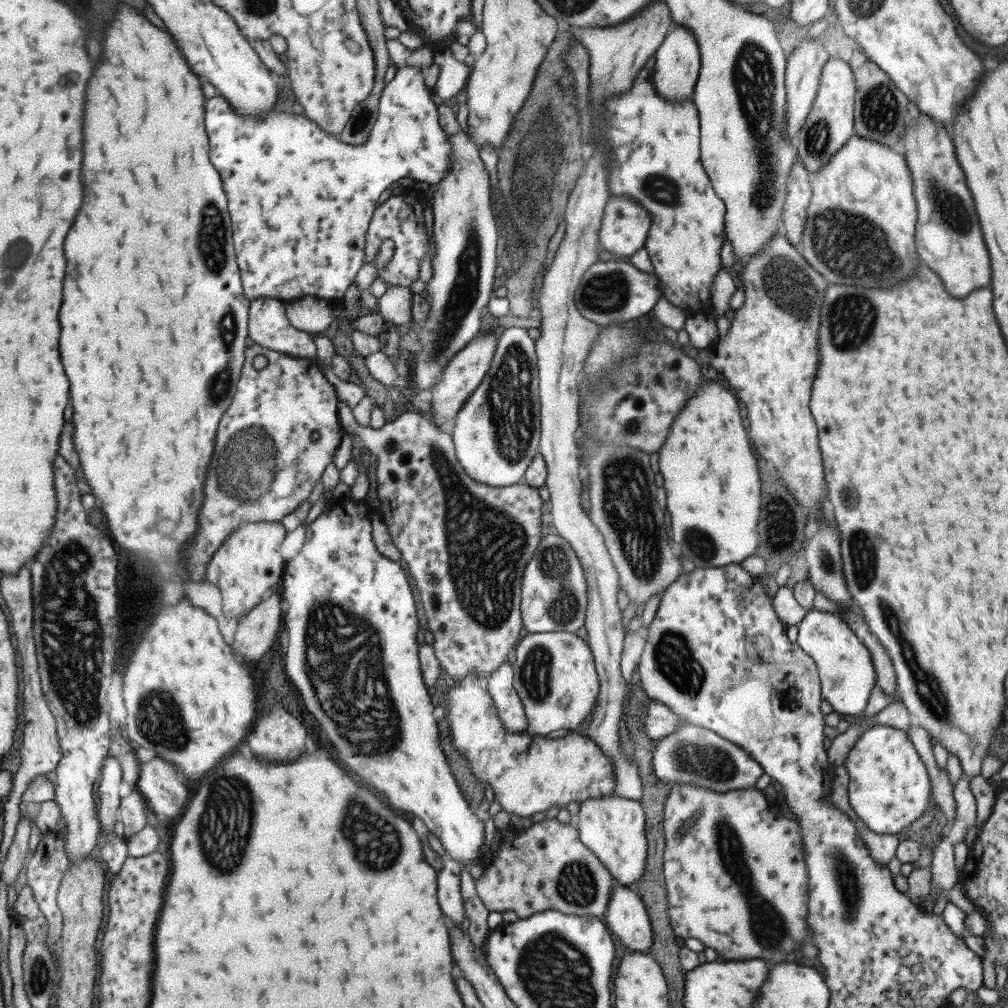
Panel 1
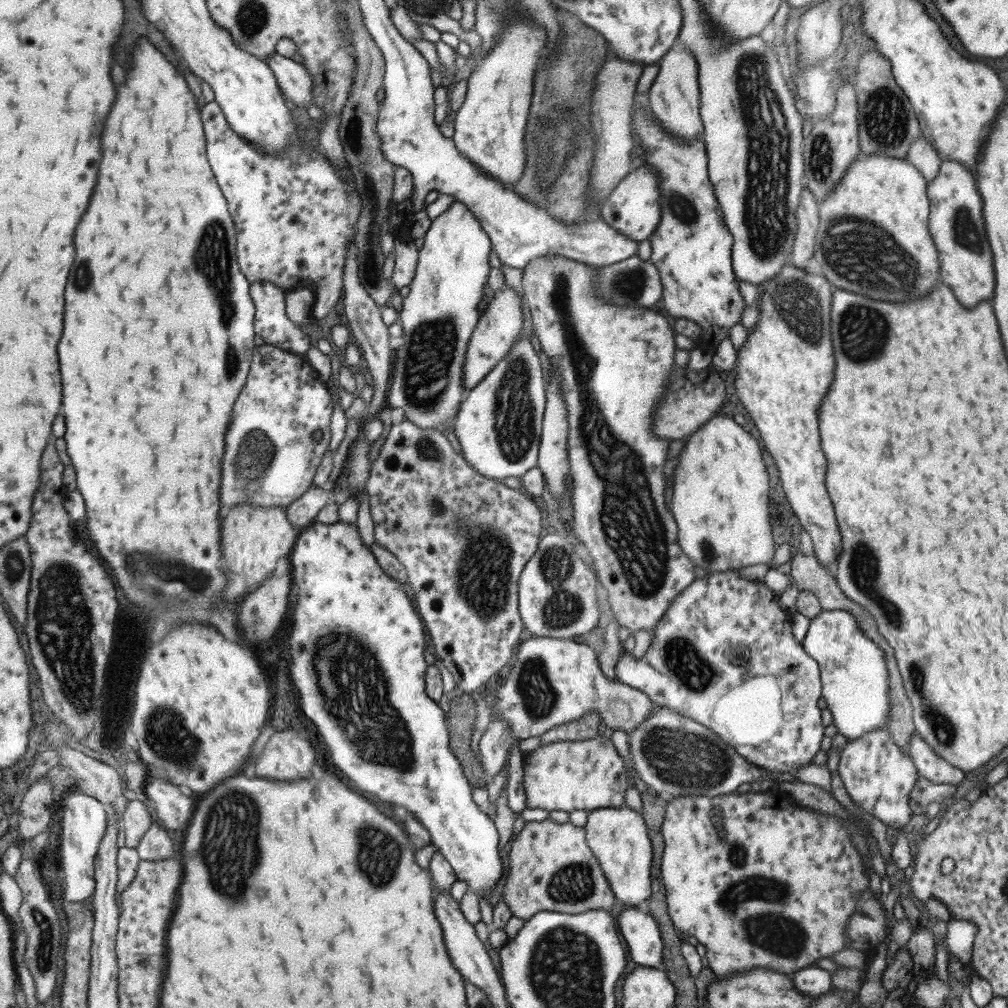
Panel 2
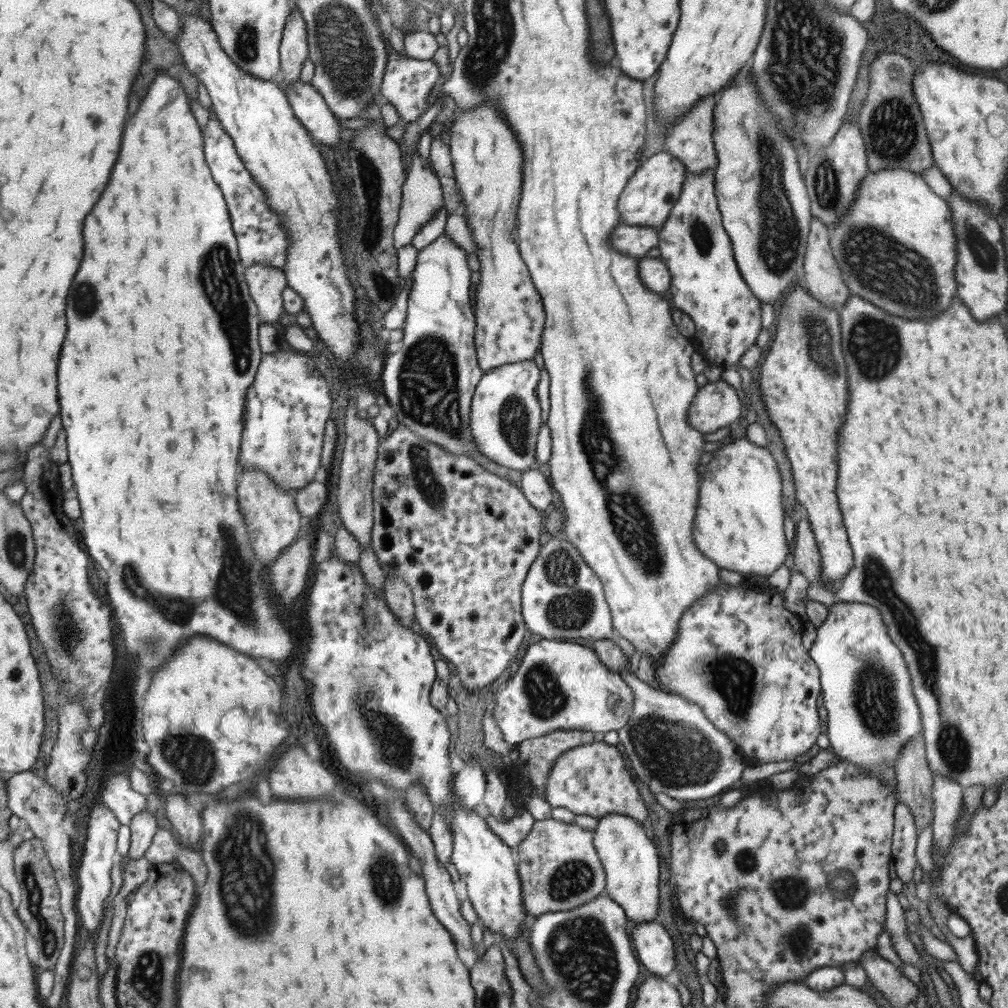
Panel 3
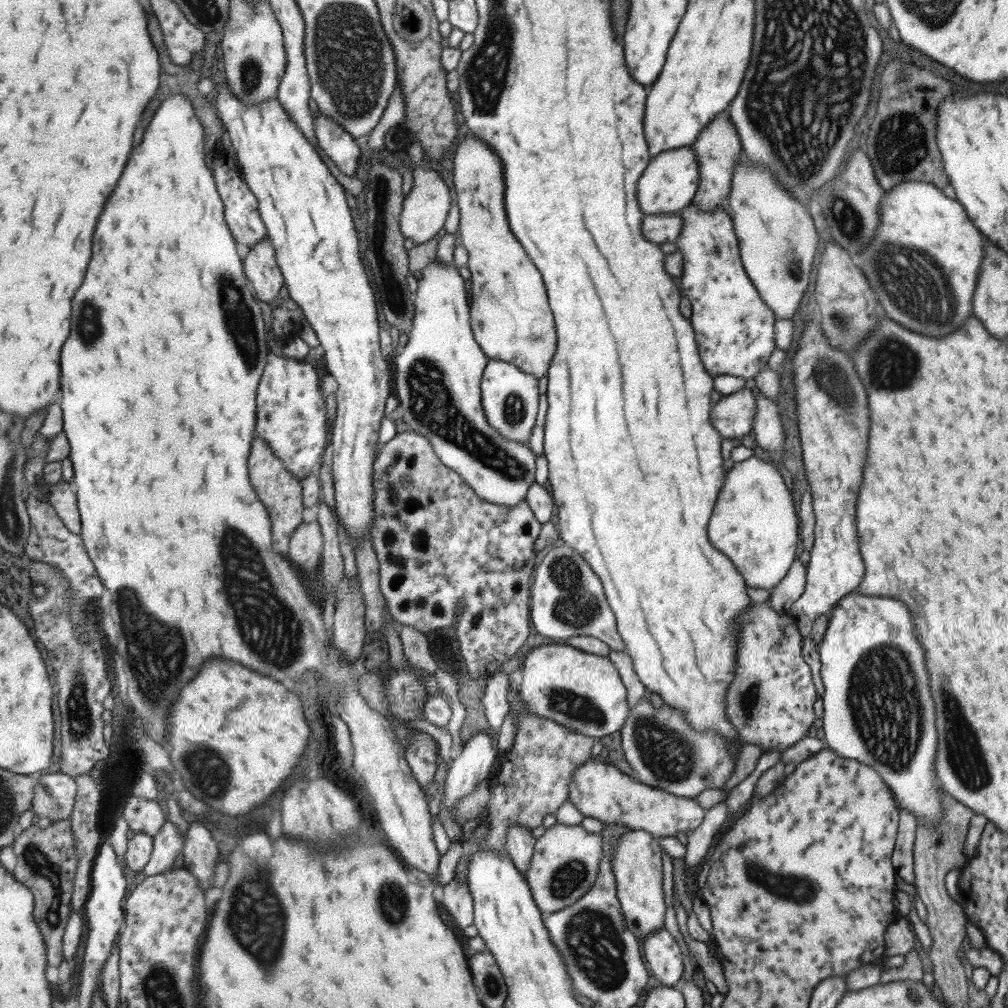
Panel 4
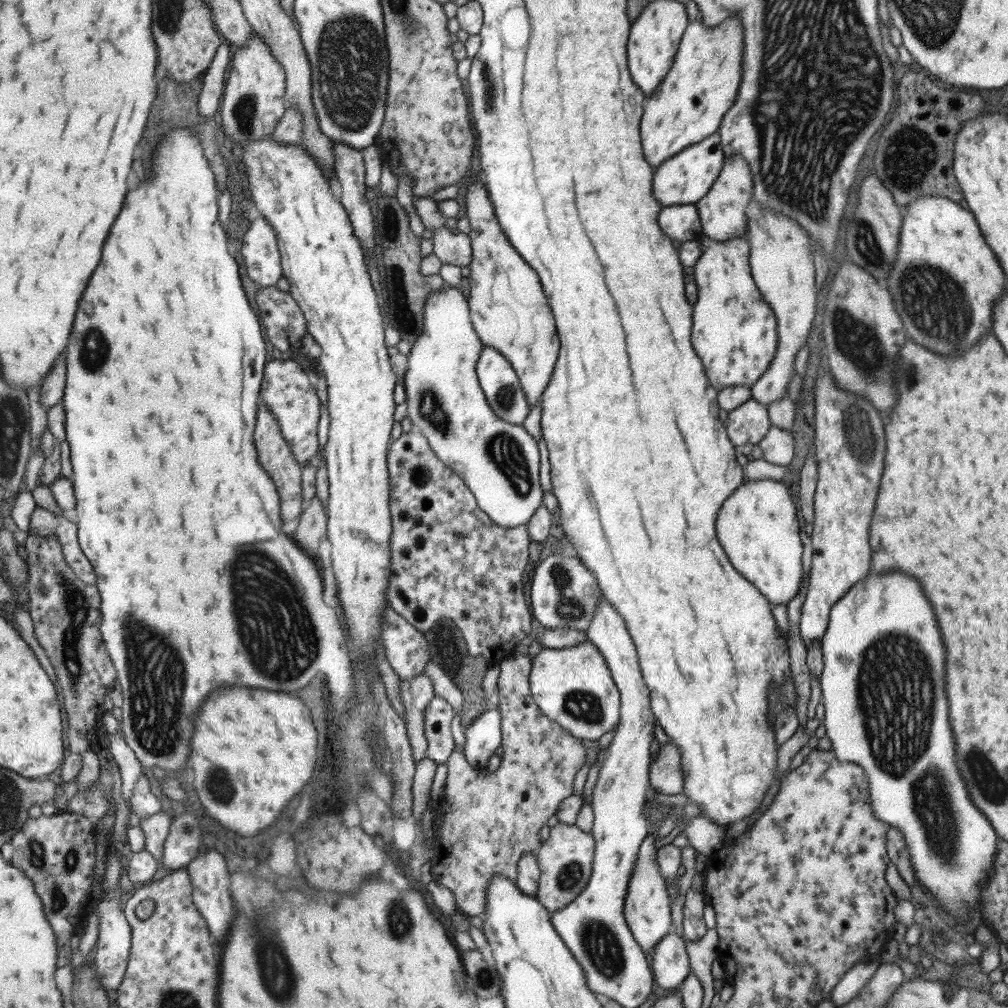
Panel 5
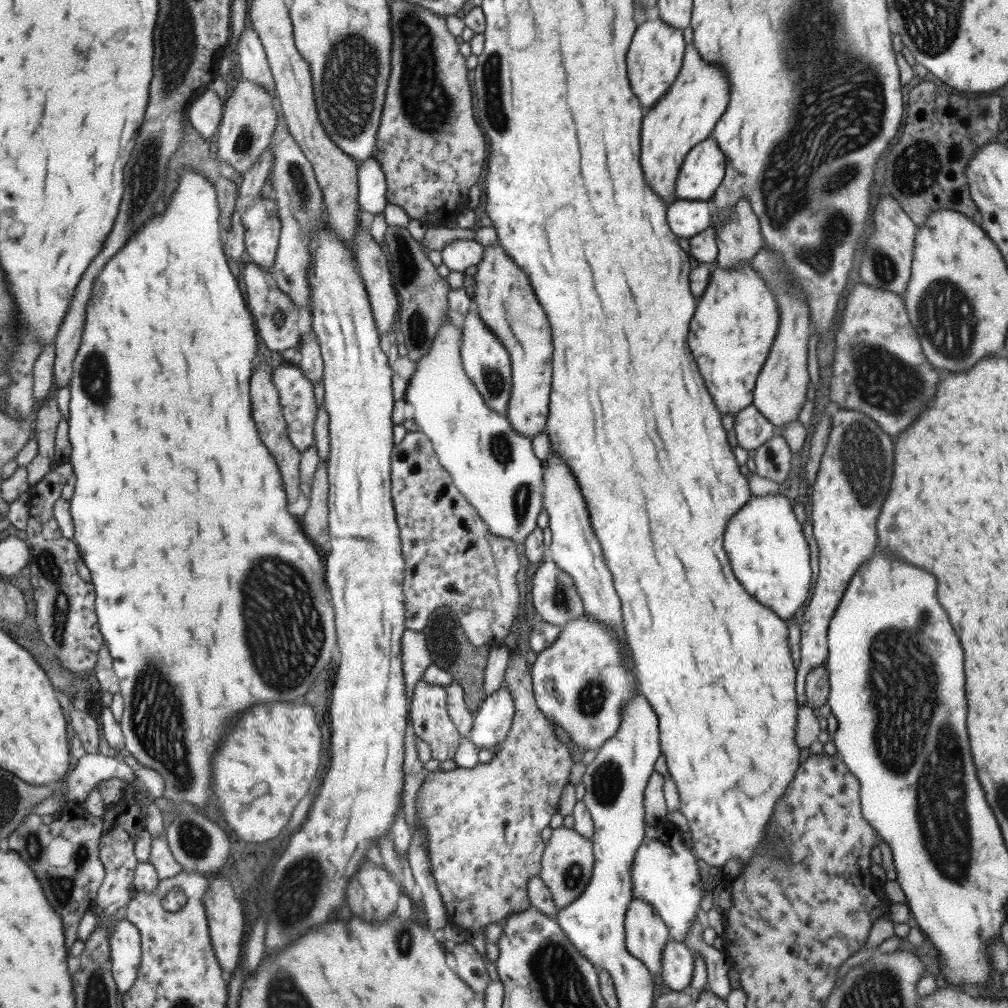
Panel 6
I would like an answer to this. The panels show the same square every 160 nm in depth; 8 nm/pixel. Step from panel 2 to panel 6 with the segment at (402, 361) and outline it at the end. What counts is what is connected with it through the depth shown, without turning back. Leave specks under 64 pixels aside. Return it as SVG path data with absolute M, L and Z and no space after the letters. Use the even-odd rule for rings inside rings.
M452 313L442 322L428 353L416 363L416 371L407 389L406 401L419 430L433 442L441 464L452 474L458 489L480 512L490 531L501 539L525 544L527 537L537 528L537 518L544 509L543 462L533 452L531 439L521 436L508 416L497 414L486 403L475 381L467 374L462 356L465 316Z

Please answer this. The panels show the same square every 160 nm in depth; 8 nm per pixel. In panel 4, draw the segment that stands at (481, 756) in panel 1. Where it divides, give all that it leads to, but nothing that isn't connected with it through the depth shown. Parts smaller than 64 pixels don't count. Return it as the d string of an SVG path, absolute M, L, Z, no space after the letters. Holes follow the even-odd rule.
M591 757L587 762L579 766L571 778L568 799L583 817L596 818L601 823L616 822L624 824L631 830L642 830L654 837L675 837L677 833L687 834L697 828L703 820L704 811L694 799L676 797L668 792L651 788L638 783L632 776L622 774L608 759L601 761L599 757Z

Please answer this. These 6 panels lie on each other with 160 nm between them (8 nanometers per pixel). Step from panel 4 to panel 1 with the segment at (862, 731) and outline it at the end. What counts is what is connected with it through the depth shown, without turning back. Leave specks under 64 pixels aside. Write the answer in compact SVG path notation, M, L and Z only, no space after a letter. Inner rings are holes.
M809 610L797 625L796 645L807 654L817 668L820 695L839 715L858 717L869 702L876 677L867 648L857 639L841 616L818 610Z

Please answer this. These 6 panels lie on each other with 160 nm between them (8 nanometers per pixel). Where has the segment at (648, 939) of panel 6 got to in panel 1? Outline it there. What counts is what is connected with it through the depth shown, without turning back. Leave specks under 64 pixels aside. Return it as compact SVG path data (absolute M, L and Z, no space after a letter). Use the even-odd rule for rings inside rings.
M615 794L584 800L579 805L577 824L579 839L602 861L614 882L632 888L632 884L637 883L642 875L649 846L640 802L624 799Z

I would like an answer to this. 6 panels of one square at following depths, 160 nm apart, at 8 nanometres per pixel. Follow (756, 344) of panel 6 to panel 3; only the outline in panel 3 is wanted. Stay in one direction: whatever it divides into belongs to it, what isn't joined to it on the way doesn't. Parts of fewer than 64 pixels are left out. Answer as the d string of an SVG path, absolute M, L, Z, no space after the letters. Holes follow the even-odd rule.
M687 173L683 188L673 203L666 220L658 230L658 258L665 263L670 276L669 294L671 305L689 316L694 324L691 341L695 351L708 363L720 368L728 368L738 363L739 357L749 346L755 345L755 337L761 328L759 304L761 303L749 291L739 274L732 255L729 237L721 225L717 198L714 192L714 174Z

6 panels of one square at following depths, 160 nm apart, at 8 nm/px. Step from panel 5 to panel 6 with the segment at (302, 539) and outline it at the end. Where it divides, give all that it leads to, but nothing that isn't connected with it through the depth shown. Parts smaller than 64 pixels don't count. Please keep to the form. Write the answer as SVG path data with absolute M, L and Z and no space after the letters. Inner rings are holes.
M323 460L316 472L314 487L310 500L310 506L305 512L303 528L306 535L315 544L327 544L330 531L330 498L329 498L329 472L328 461Z

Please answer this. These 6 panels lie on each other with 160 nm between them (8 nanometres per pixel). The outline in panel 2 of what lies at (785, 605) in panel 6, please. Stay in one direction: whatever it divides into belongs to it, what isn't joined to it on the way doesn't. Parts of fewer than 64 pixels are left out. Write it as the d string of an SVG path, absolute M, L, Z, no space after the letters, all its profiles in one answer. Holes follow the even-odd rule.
M723 412L717 413L685 437L685 444L679 451L671 474L670 511L676 522L679 548L693 564L708 572L738 570L755 564L769 565L775 544L771 524L767 520L769 516L765 512L769 479L761 460L761 448L755 438Z

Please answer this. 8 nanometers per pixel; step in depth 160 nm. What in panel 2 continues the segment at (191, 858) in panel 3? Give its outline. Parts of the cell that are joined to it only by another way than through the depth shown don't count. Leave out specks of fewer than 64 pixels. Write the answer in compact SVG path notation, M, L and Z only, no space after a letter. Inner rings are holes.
M160 823L153 824L146 835L141 839L136 848L142 860L165 860L168 858L180 858L180 853L175 851L173 838L167 834Z

